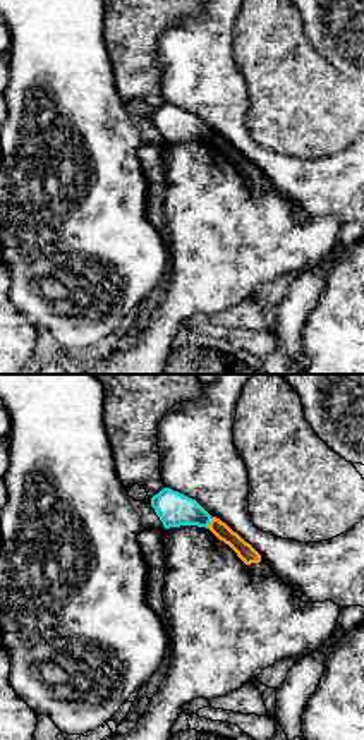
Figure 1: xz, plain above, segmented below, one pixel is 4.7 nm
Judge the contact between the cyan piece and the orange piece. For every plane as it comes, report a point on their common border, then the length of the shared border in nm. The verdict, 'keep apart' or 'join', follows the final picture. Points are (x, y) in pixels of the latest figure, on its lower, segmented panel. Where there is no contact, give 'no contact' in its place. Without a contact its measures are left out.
contact (210, 521); length 60 nm

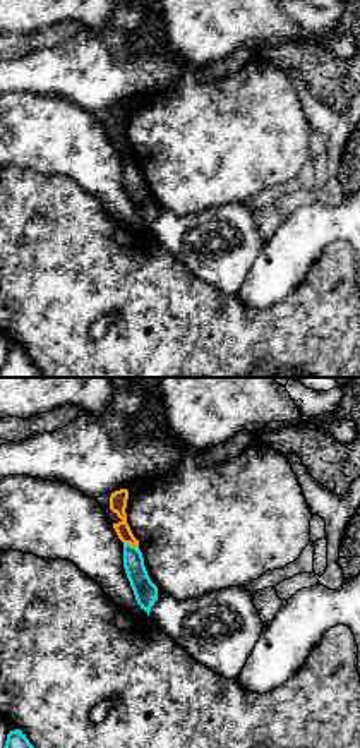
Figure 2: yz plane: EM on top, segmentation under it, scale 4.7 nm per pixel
contact (129, 544); length 80 nm

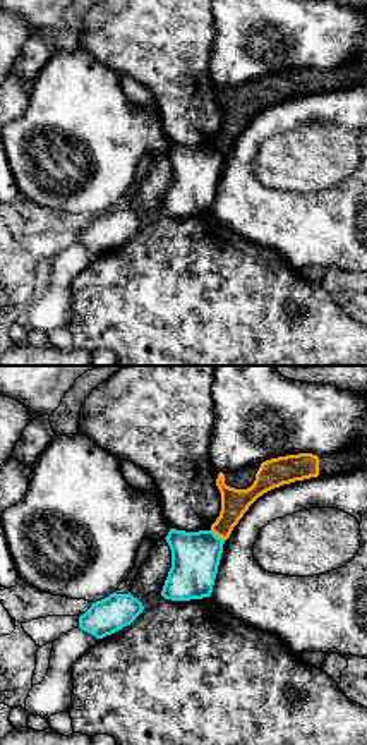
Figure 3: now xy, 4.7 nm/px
contact (216, 536); length 90 nm

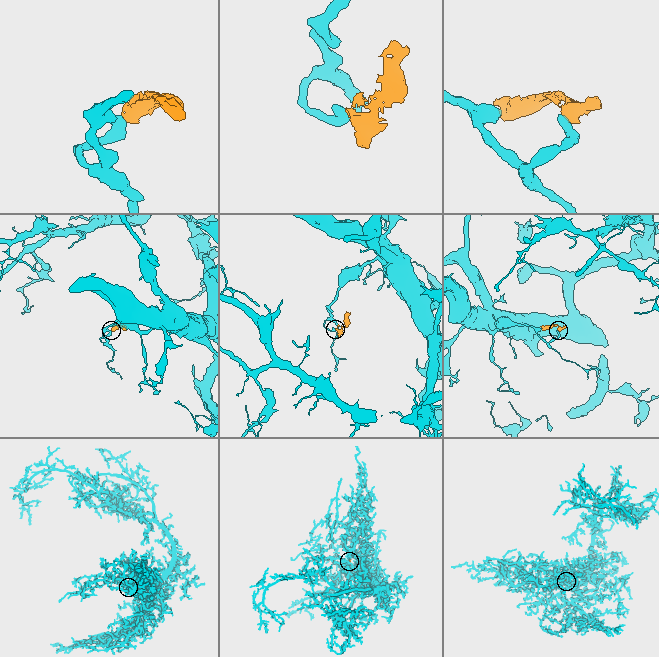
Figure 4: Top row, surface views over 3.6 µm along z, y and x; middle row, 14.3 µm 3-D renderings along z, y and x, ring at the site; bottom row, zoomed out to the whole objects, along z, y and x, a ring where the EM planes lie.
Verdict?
keep apart

